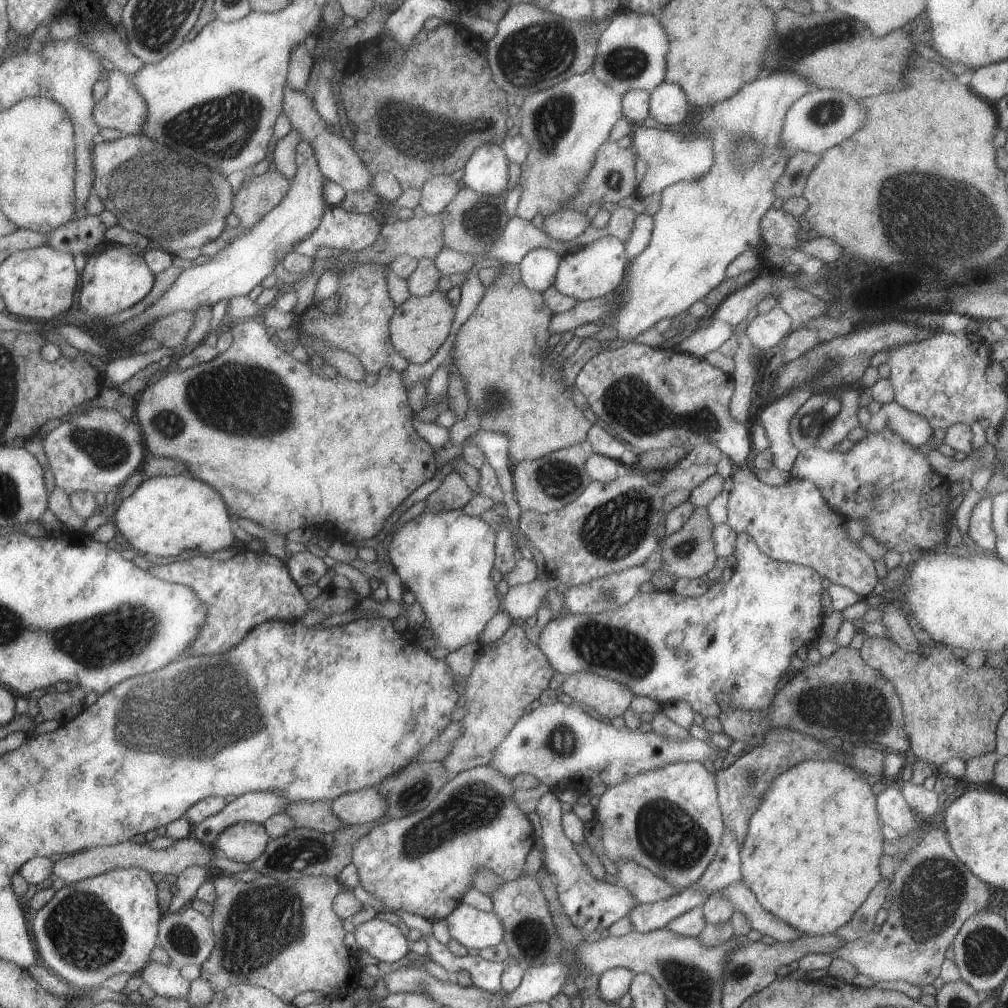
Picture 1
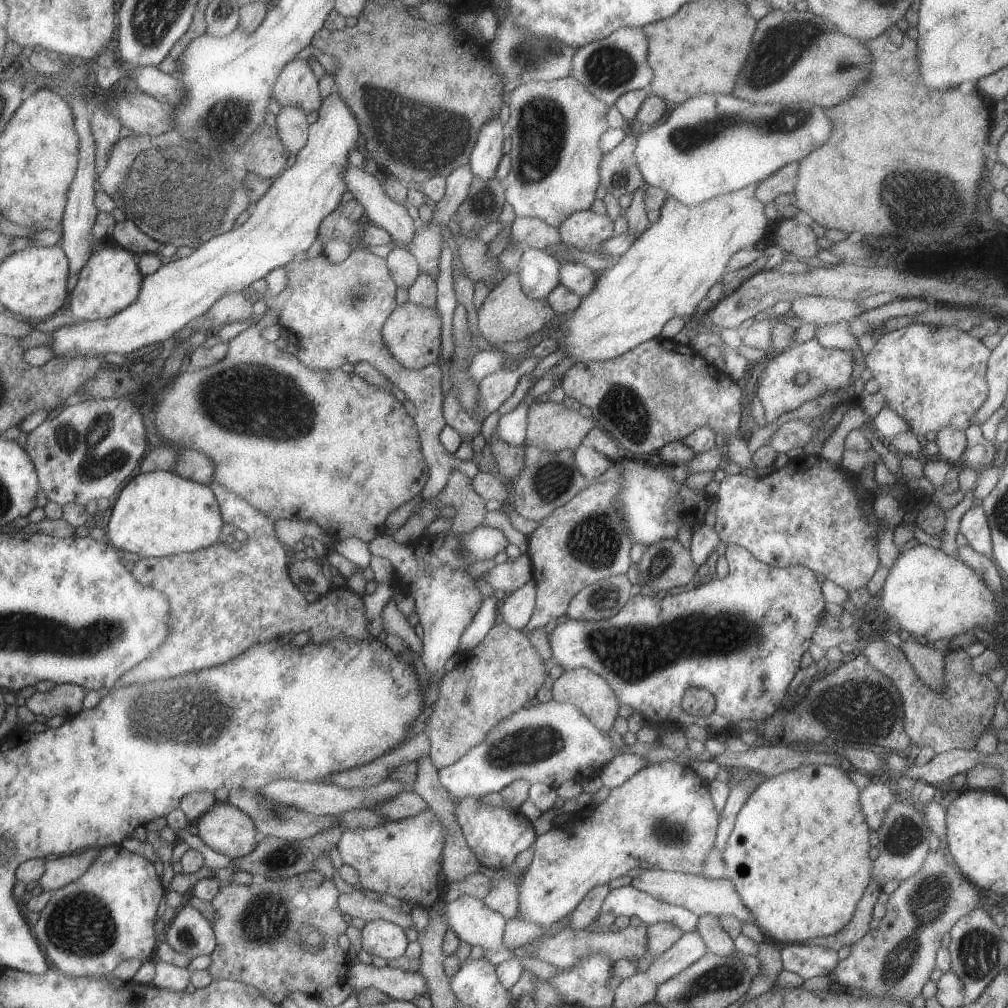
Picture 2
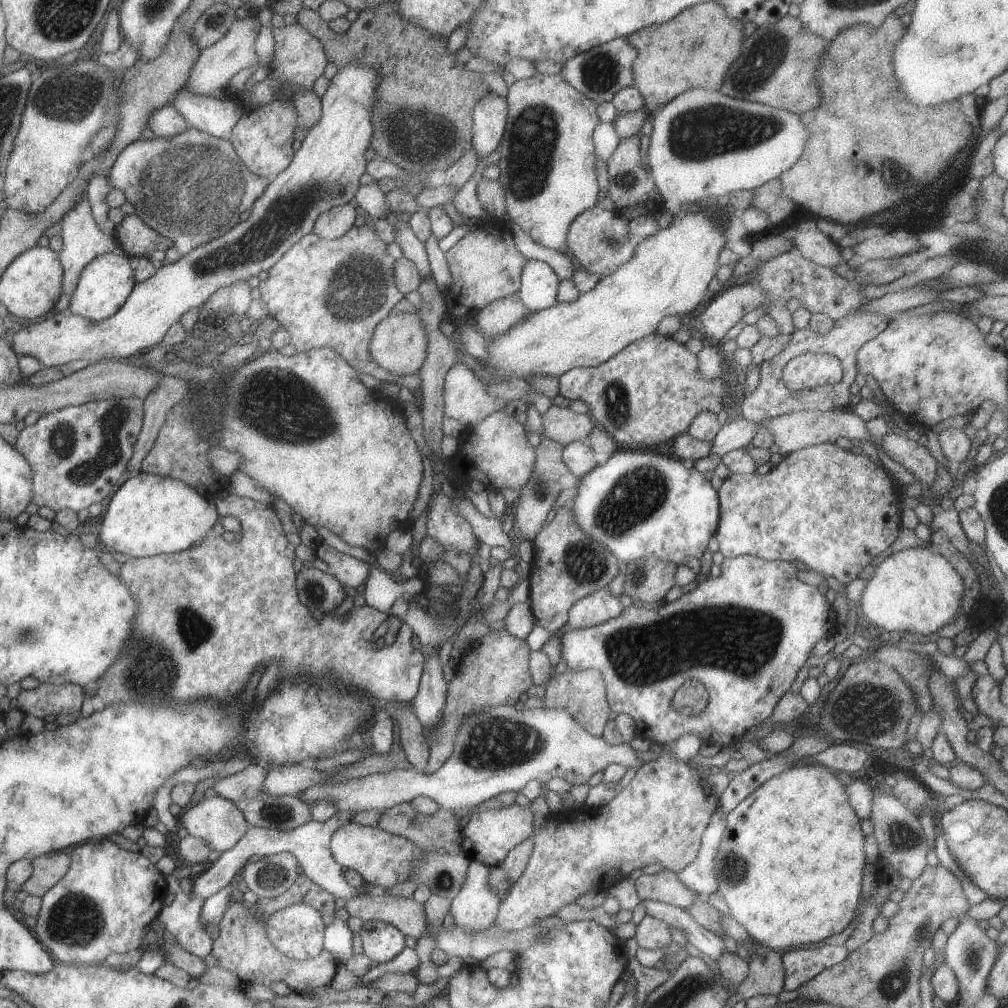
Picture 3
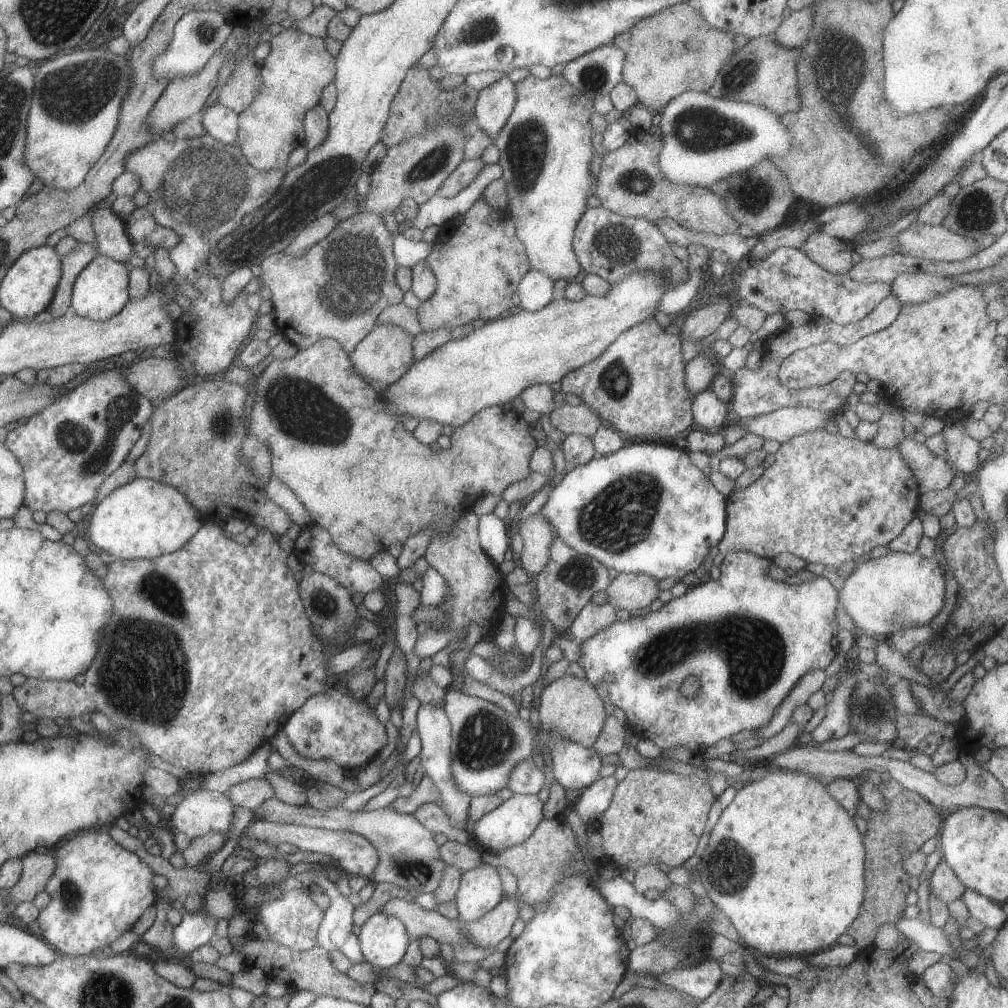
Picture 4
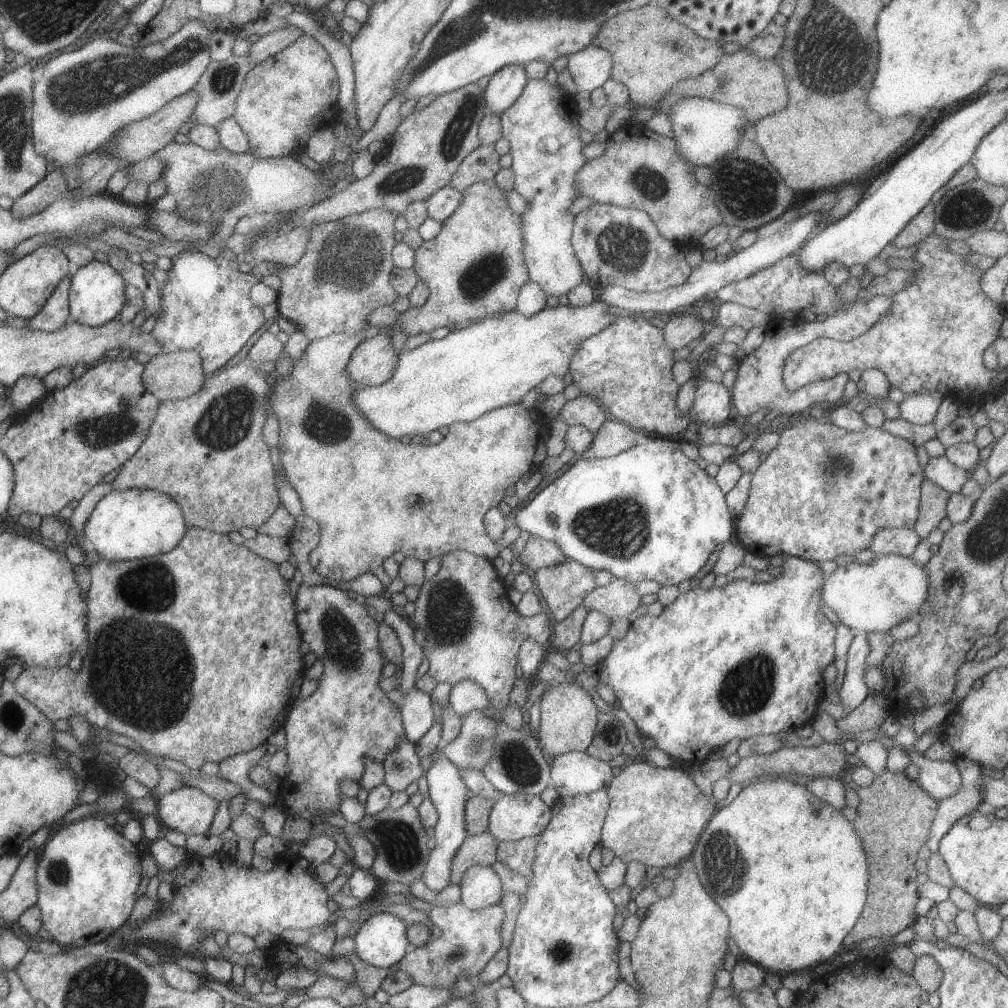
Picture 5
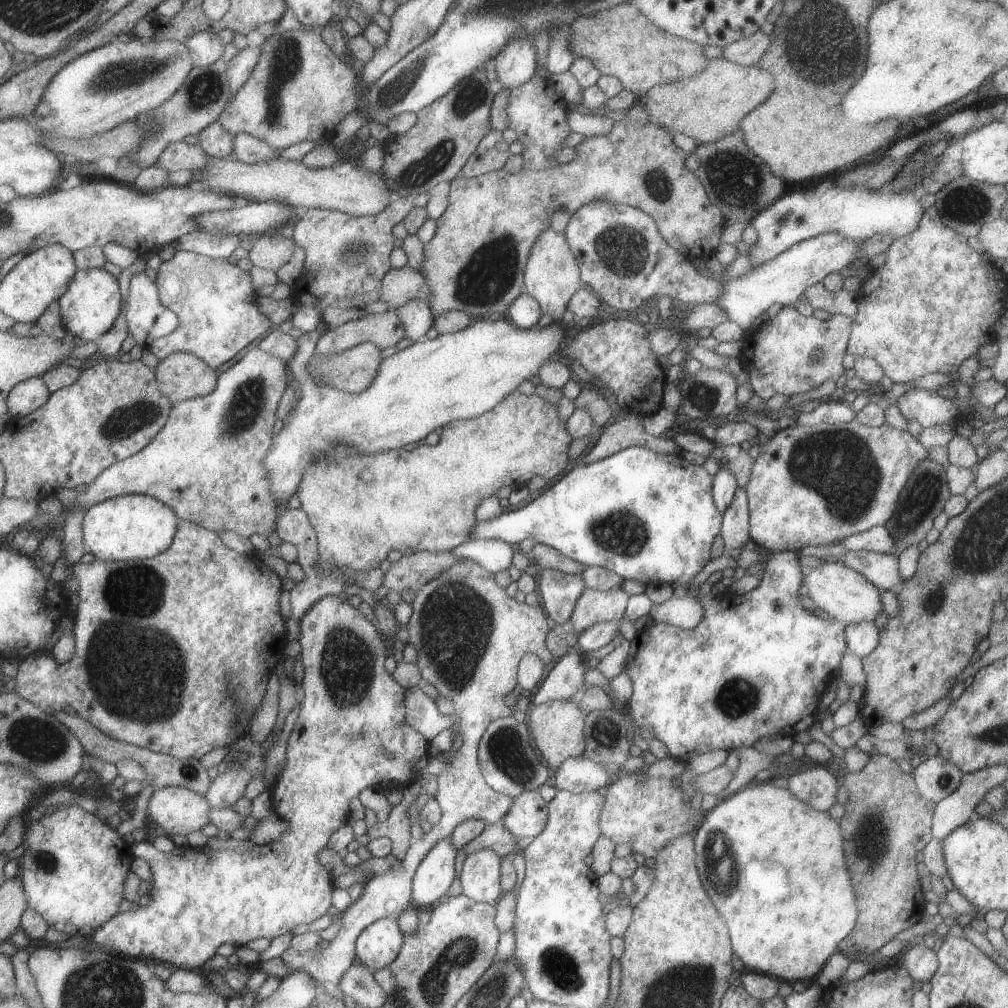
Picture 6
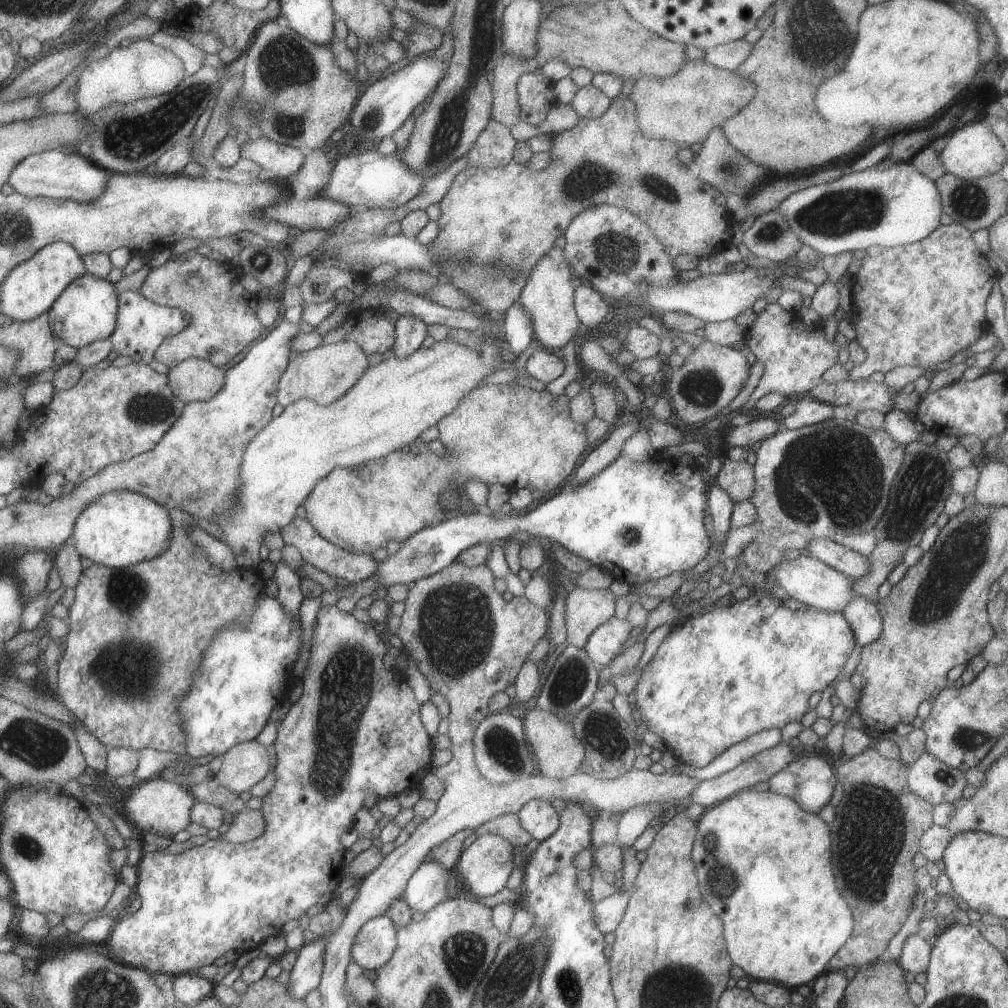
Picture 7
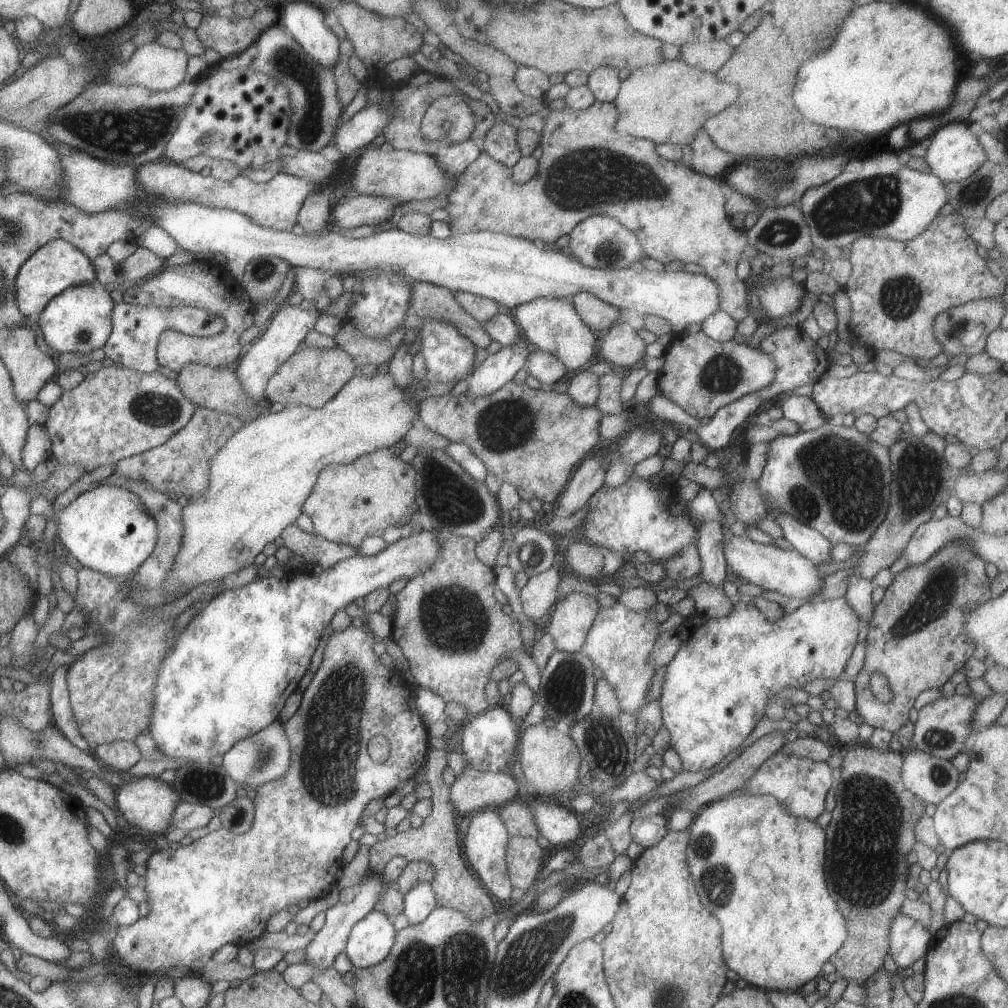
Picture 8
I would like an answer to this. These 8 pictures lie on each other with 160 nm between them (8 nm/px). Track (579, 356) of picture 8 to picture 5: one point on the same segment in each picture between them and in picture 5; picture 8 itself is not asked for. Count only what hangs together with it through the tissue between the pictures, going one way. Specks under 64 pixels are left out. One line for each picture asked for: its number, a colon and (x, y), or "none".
5: (541, 126)
6: (551, 276)
7: (547, 296)

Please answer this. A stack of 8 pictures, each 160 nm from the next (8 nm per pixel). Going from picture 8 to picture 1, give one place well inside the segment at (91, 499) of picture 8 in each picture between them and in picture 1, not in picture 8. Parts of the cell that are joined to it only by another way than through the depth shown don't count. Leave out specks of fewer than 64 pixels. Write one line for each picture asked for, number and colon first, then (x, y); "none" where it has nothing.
1: (163, 516)
2: (158, 513)
3: (147, 515)
4: (143, 519)
5: (135, 523)
6: (134, 526)
7: (120, 528)

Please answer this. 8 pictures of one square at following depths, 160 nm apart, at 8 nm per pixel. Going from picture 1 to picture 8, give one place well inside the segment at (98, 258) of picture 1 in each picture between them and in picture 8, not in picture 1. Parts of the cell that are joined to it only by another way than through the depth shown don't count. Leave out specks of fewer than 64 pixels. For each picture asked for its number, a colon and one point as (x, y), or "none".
2: (109, 281)
3: (103, 285)
4: (100, 290)
5: (96, 295)
6: (90, 304)
7: (85, 312)
8: (77, 320)

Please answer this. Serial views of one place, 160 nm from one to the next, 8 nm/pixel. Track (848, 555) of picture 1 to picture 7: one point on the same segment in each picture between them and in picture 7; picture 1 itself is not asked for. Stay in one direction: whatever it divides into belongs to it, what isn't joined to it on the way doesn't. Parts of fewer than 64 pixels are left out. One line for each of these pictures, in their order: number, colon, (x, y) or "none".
2: (806, 514)
3: (834, 511)
4: (826, 499)
5: (822, 491)
6: (810, 485)
7: (832, 478)

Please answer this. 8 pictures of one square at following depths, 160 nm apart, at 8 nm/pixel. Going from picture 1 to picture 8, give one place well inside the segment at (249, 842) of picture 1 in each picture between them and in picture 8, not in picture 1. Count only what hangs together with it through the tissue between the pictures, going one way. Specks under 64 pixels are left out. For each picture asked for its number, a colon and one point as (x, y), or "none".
2: (226, 830)
3: (216, 821)
4: (200, 812)
5: (188, 810)
6: (176, 810)
7: (163, 807)
8: (147, 802)

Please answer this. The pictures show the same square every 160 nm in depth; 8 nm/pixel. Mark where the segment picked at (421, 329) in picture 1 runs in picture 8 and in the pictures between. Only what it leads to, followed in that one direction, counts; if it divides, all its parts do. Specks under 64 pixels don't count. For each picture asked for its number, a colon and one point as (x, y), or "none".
2: (411, 334)
3: (398, 344)
4: (384, 354)
5: (373, 360)
6: (352, 370)
7: (324, 373)
8: (310, 377)

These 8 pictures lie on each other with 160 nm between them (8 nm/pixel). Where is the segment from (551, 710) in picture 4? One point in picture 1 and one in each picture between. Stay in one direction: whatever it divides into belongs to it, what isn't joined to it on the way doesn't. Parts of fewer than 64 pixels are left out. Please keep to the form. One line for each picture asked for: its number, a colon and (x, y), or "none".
1: (608, 698)
2: (580, 687)
3: (582, 693)

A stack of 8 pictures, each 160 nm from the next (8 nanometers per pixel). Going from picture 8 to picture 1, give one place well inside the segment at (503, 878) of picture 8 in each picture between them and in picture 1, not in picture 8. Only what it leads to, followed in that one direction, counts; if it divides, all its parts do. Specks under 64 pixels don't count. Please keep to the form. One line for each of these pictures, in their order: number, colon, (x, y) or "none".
1: (469, 926)
2: (472, 922)
3: (474, 907)
4: (480, 889)
5: (480, 887)
6: (479, 878)
7: (483, 867)

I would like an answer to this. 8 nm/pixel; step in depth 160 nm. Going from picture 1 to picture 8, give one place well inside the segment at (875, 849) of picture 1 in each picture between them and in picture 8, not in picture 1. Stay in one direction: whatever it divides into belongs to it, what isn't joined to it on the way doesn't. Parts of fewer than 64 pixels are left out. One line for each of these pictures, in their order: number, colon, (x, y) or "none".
2: (797, 857)
3: (789, 864)
4: (784, 861)
5: (789, 871)
6: (773, 867)
7: (763, 866)
8: (759, 870)

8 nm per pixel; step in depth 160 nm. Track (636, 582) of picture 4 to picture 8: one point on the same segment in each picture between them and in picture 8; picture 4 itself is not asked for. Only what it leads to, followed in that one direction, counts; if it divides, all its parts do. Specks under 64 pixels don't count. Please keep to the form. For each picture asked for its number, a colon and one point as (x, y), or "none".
5: (618, 599)
6: (592, 606)
7: (585, 609)
8: (572, 615)

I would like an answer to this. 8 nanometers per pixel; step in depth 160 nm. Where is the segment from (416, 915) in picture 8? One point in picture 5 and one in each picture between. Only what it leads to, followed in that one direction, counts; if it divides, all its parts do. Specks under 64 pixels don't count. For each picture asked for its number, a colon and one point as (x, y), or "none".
5: (446, 790)
6: (434, 873)
7: (426, 887)

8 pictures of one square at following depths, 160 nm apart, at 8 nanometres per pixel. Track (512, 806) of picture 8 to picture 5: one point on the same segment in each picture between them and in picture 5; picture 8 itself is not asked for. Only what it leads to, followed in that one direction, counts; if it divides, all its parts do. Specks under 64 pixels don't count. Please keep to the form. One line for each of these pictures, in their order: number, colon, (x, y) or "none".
5: (480, 849)
6: (497, 838)
7: (507, 827)

